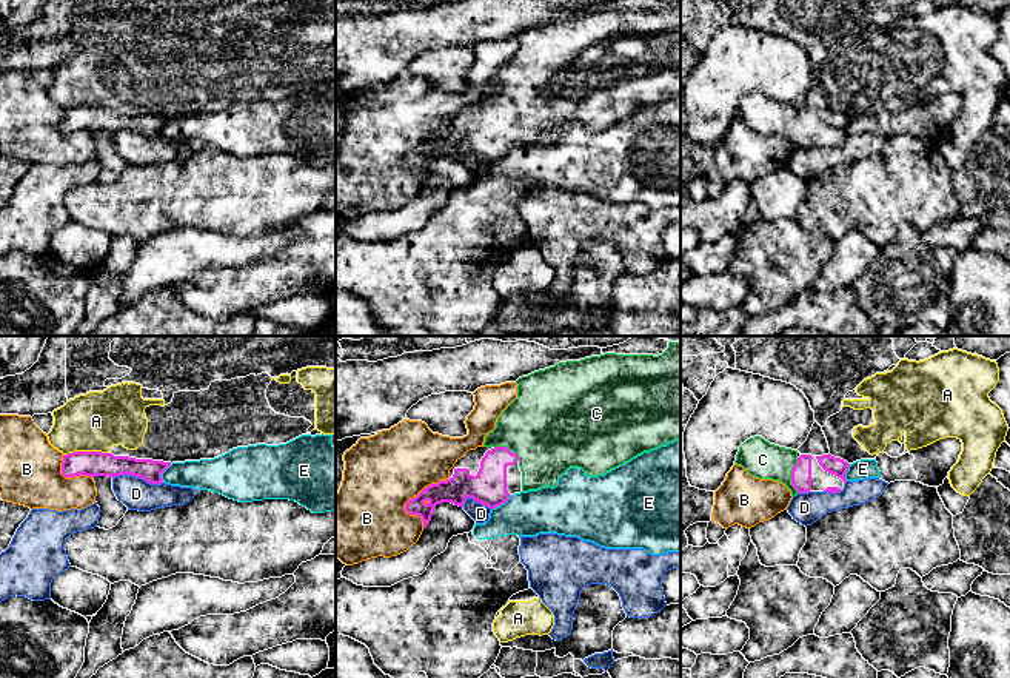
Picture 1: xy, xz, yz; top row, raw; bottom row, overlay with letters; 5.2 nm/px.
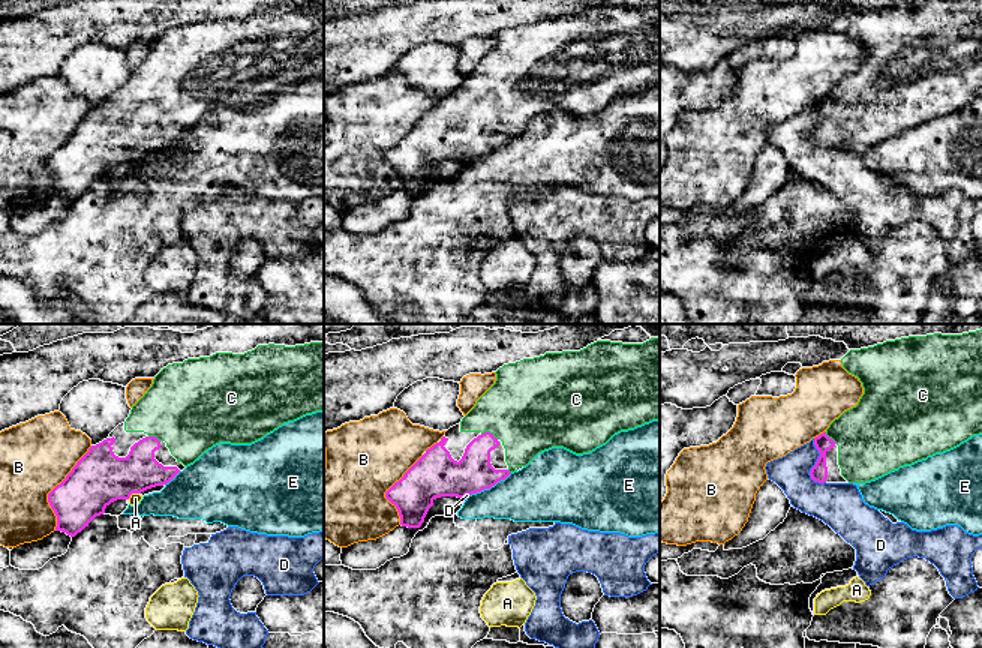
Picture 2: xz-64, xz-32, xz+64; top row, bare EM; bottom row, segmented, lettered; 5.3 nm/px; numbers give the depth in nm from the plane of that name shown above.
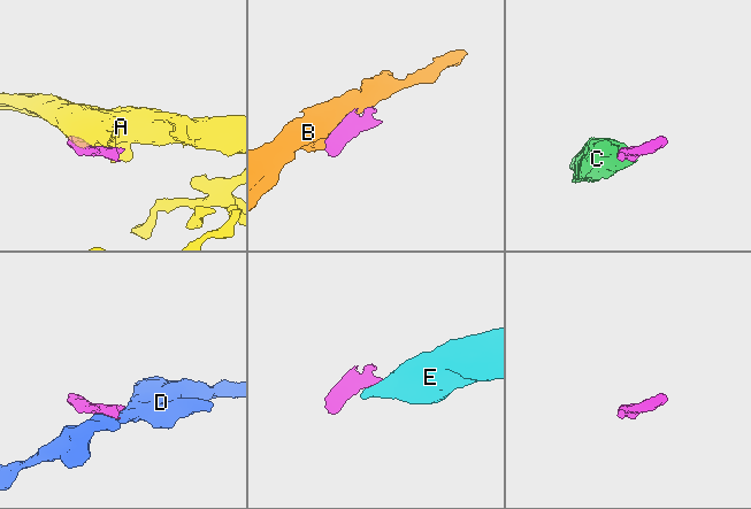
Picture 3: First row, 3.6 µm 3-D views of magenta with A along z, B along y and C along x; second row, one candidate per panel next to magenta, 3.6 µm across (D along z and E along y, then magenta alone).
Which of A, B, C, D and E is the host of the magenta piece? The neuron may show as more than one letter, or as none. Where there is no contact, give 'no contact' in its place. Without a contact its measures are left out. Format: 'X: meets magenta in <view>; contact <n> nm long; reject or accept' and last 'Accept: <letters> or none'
A: meets magenta in xy; contact 240 nm long; reject
B: meets magenta in xz; contact 300 nm long; reject
C: meets magenta in yz; contact 180 nm long; accept
D: meets magenta in xy; contact 260 nm long; reject
E: meets magenta in xz; contact 130 nm long; reject
Accept: C

